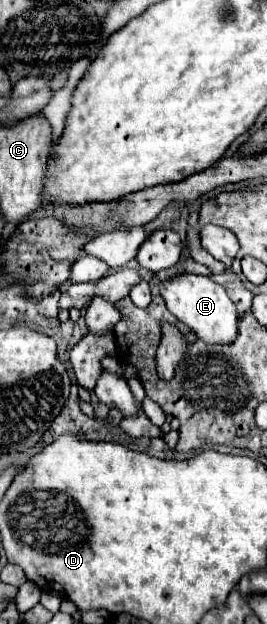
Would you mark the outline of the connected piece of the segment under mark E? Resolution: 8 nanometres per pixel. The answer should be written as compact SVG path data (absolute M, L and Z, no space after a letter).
M181 274L171 280L161 280L159 290L167 304L167 310L185 326L189 326L203 342L223 344L223 342L233 342L237 338L235 304L227 296L227 292L211 278L199 276L199 274Z

